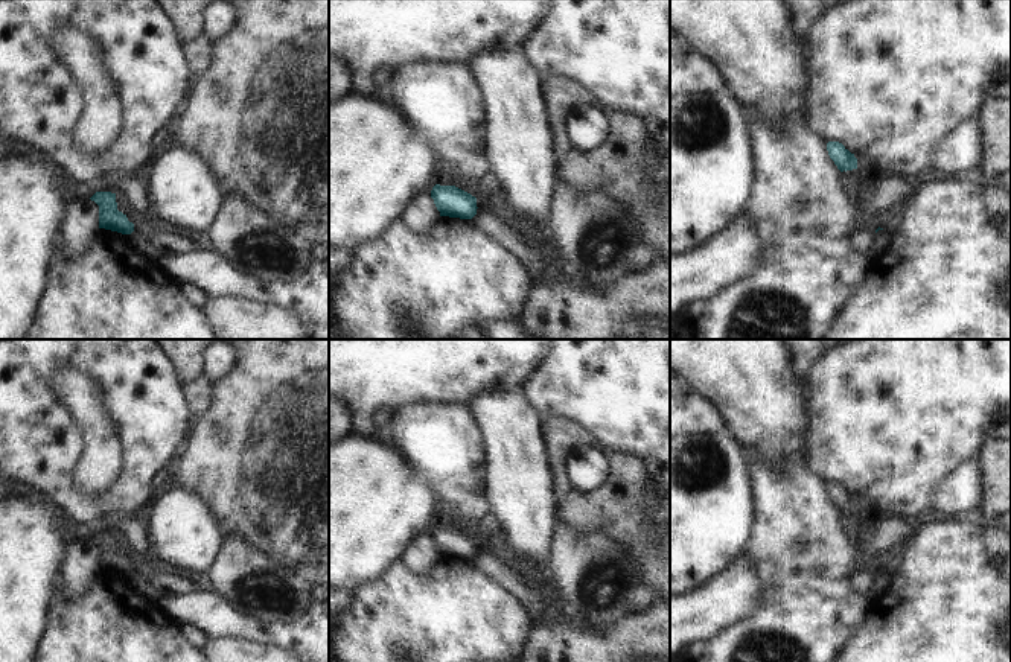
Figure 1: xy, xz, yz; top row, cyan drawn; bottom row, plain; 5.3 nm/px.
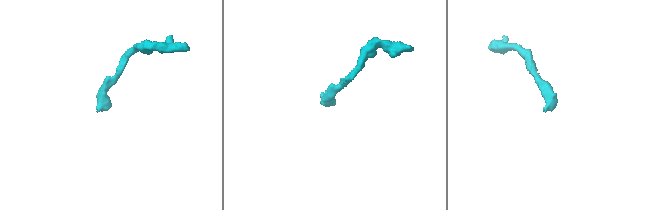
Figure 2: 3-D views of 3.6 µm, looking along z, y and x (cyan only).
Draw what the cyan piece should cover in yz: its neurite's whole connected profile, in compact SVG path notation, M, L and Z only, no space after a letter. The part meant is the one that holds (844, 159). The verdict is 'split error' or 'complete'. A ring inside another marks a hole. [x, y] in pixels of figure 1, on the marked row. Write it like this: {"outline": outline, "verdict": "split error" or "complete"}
{"outline": "M828 142L827 151L840 172L857 169L857 158L842 143Z", "verdict": "complete"}

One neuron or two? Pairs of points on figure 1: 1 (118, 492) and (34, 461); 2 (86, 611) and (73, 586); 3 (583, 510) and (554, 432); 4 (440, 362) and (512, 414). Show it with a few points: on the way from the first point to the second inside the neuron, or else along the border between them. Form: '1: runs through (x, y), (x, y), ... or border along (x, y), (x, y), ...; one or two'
1: runs through (95, 502), (75, 502), (51, 478); one
2: border along (101, 569), (93, 583), (78, 597), (61, 597); two
3: runs through (564, 490), (558, 471), (558, 452); one
4: border along (519, 388), (480, 393), (466, 405); two

